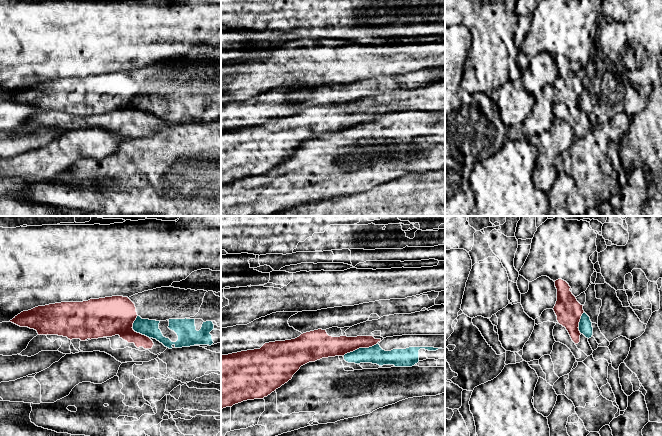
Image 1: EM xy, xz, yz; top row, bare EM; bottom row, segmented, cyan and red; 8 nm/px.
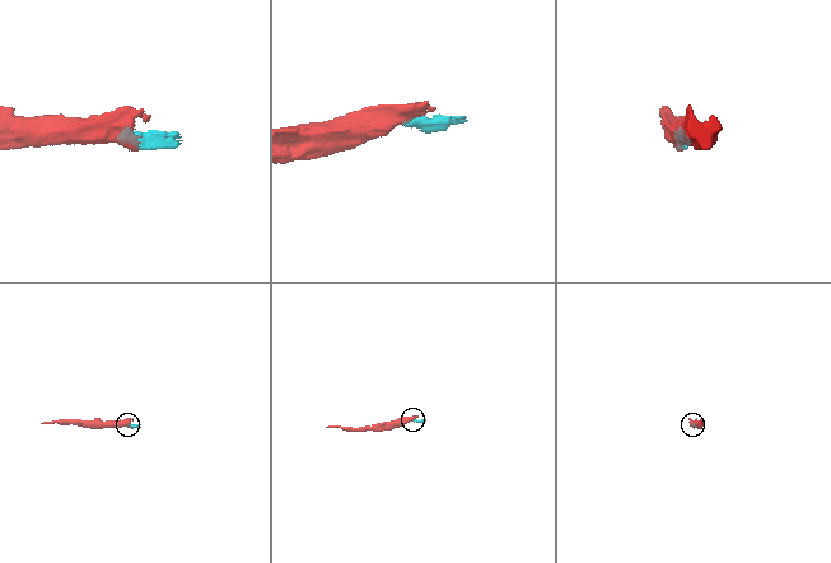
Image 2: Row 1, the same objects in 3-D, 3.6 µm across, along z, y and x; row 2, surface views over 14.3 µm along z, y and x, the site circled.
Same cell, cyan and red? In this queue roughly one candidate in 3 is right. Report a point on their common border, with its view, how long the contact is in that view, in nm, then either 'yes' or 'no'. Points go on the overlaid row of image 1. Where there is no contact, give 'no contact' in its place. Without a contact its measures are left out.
xz (359, 348) | 300 nm | no

